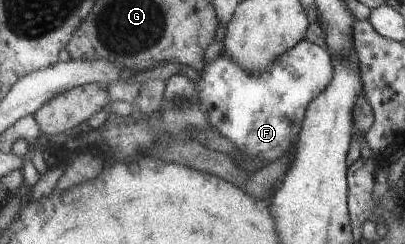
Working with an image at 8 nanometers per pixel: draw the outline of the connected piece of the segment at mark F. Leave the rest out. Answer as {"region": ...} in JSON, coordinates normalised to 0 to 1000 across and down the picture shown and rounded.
{"region":[[[751,156],[731,189],[689,221],[659,291],[640,307],[615,307],[578,242],[565,242],[543,213],[531,246],[499,279],[494,328],[481,336],[481,369],[491,381],[523,533],[536,533],[612,639],[642,639],[662,668],[728,598],[760,426],[798,377],[825,303],[817,242],[805,197],[790,197]]]}

